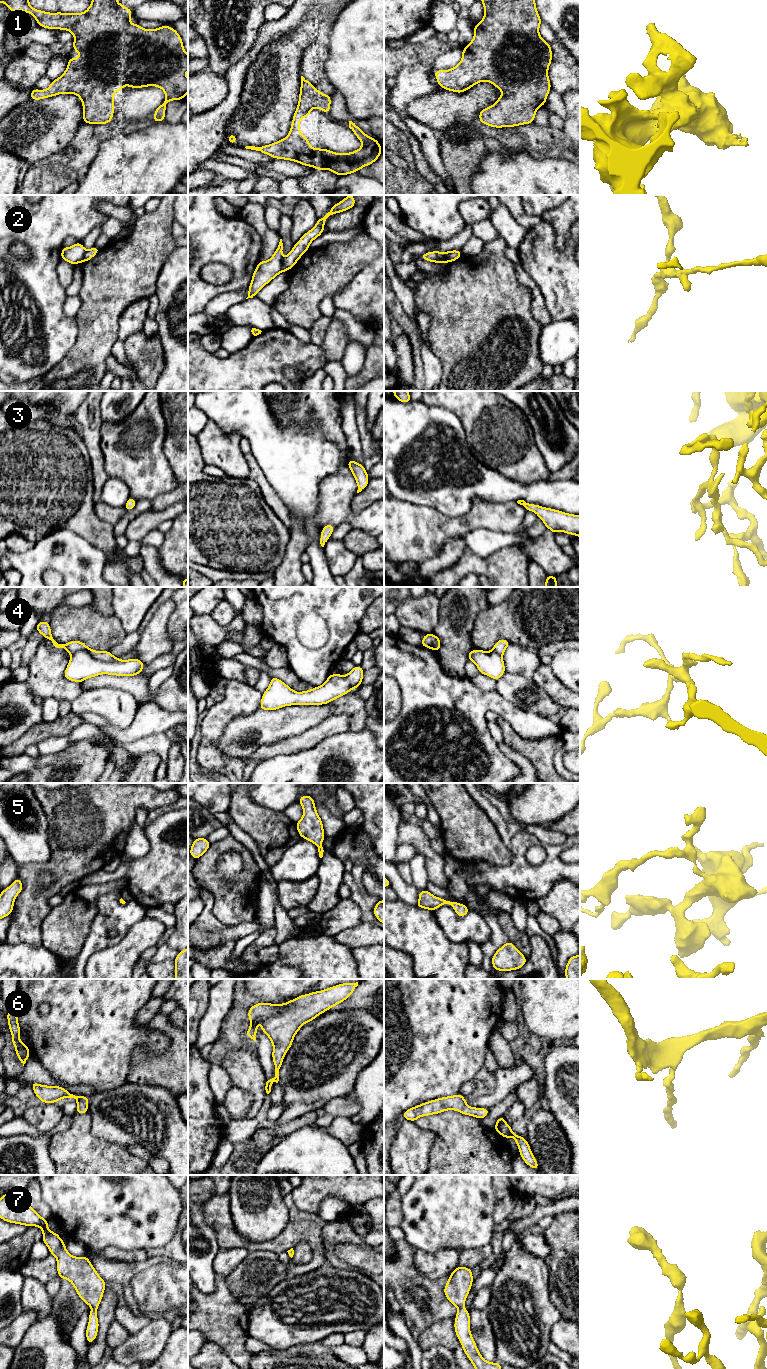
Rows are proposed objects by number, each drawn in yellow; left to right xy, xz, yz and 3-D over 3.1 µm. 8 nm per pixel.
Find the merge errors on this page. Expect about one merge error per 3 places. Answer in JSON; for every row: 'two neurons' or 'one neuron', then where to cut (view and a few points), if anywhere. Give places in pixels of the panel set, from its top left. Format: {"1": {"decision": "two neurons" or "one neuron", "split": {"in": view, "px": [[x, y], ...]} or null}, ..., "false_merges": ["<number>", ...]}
{"1": {"decision": "one neuron", "split": null}, "2": {"decision": "two neurons", "split": {"in": "xy", "px": [[86, 250], [82, 261]]}}, "3": {"decision": "one neuron", "split": null}, "4": {"decision": "one neuron", "split": null}, "5": {"decision": "one neuron", "split": null}, "6": {"decision": "one neuron", "split": null}, "7": {"decision": "one neuron", "split": null}, "false_merges": ["2"]}

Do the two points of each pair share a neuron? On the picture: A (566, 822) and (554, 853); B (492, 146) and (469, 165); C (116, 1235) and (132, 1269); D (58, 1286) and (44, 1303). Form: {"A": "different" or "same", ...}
{"A": "different", "B": "same", "C": "different", "D": "different"}

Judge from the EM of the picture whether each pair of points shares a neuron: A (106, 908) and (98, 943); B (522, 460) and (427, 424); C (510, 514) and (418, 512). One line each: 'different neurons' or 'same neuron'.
A: same neuron
B: different neurons
C: same neuron

